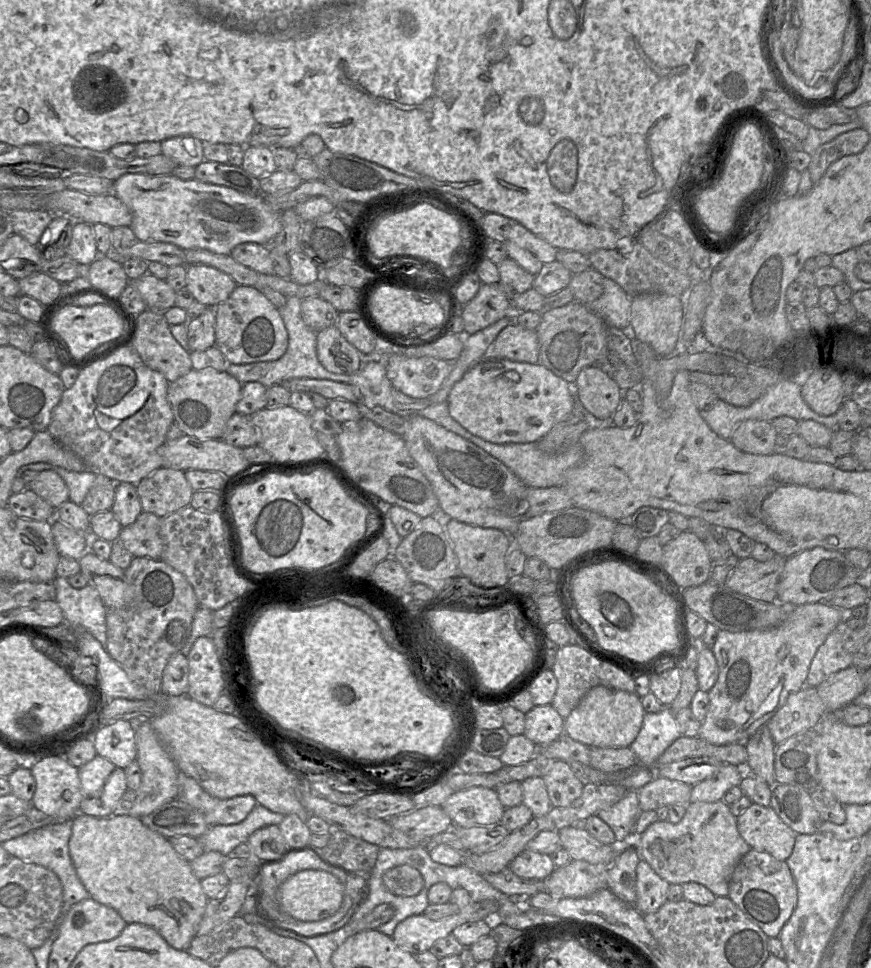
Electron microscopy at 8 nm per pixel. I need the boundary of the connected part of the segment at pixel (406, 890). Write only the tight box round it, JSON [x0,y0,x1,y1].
[384,865,424,896]

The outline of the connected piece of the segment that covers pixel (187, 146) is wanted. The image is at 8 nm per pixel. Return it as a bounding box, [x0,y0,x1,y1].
[160,135,205,167]

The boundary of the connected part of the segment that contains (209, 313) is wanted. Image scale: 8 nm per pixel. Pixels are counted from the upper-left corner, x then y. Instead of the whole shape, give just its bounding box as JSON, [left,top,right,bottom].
[186,308,216,352]

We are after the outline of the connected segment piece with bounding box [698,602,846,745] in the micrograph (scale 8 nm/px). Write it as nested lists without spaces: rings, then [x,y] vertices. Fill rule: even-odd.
[[[828,602],[802,604],[789,609],[789,616],[779,626],[765,630],[730,632],[719,630],[712,646],[719,675],[708,691],[709,706],[698,737],[715,745],[744,743],[771,719],[788,696],[806,686],[811,662],[828,635],[845,619],[846,612]]]

